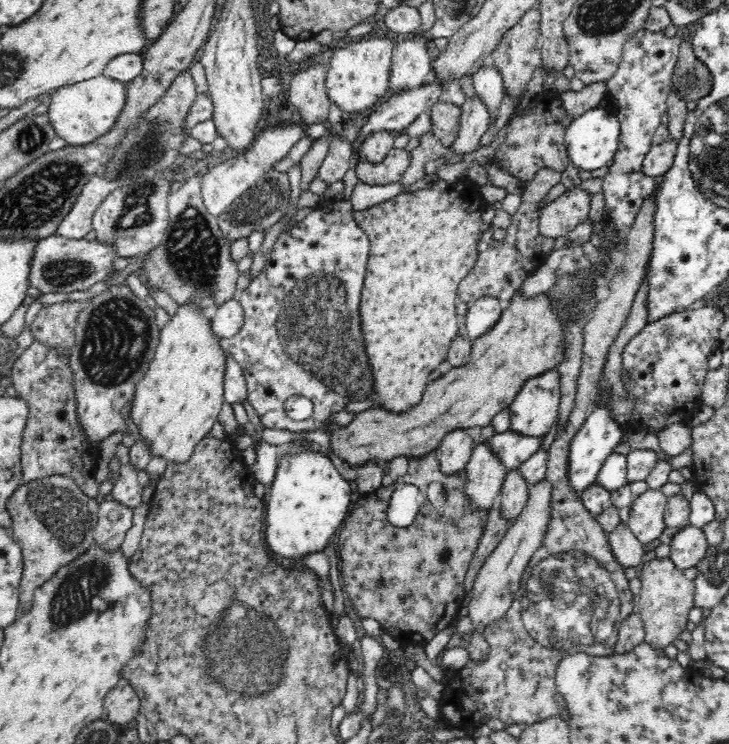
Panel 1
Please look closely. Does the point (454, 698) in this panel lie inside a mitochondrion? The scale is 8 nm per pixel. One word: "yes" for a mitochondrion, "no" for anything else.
no

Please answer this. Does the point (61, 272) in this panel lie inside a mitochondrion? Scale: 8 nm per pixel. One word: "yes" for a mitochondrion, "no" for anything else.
yes

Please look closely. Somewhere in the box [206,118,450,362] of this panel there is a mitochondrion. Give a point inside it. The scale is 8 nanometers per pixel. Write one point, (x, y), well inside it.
(261, 199)

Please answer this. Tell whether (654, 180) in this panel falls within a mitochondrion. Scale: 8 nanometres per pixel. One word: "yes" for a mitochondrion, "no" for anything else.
no

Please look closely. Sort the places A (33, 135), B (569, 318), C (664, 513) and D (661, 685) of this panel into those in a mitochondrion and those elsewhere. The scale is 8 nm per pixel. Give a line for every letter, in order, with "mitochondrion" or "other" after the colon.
A: mitochondrion
B: other
C: other
D: other

